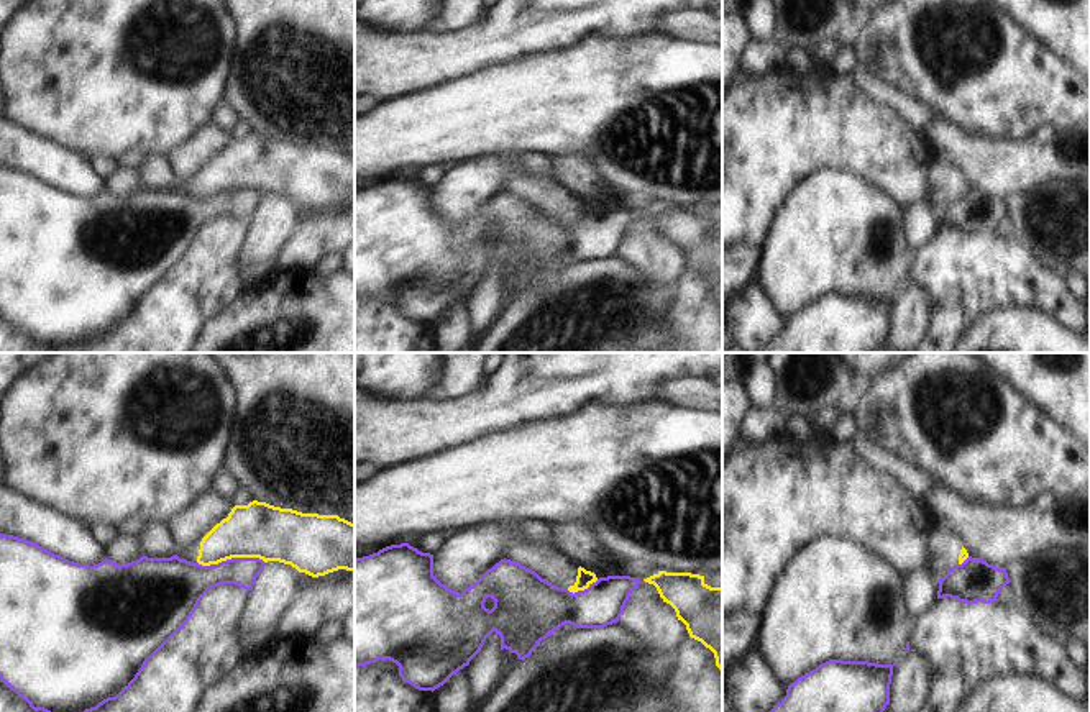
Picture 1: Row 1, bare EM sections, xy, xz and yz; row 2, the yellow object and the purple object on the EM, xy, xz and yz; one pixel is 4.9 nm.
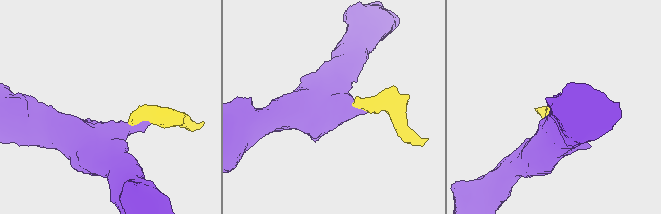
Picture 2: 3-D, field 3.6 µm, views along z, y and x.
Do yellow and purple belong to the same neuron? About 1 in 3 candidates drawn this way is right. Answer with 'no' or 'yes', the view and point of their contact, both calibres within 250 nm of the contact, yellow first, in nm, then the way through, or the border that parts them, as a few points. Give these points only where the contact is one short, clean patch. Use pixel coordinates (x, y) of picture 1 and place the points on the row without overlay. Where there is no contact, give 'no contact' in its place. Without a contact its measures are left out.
no; contact xy (230, 191); calibres 280 and 220 nm; border xy (265, 194), (258, 191), (227, 191), (209, 197), (197, 196)

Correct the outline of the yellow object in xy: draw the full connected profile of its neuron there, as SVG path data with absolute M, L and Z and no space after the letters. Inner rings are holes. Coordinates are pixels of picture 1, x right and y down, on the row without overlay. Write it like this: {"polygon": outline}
{"polygon": "M253 133L235 138L195 180L179 179L176 187L202 199L259 190L318 210L338 202L355 203L355 156Z"}

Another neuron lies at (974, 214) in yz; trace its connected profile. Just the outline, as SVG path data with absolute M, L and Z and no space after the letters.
M969 189L939 212L937 231L950 230L965 236L990 236L996 233L1006 217L1010 217L1006 200L996 200L980 190Z

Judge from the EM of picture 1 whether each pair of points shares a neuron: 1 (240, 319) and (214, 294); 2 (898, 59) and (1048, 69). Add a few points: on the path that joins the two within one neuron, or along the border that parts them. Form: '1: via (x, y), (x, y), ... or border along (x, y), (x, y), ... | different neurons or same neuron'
1: border along (245, 289), (209, 324), (202, 335) | different neurons
2: via (936, 84), (952, 91), (961, 82), (1010, 82) | same neuron

